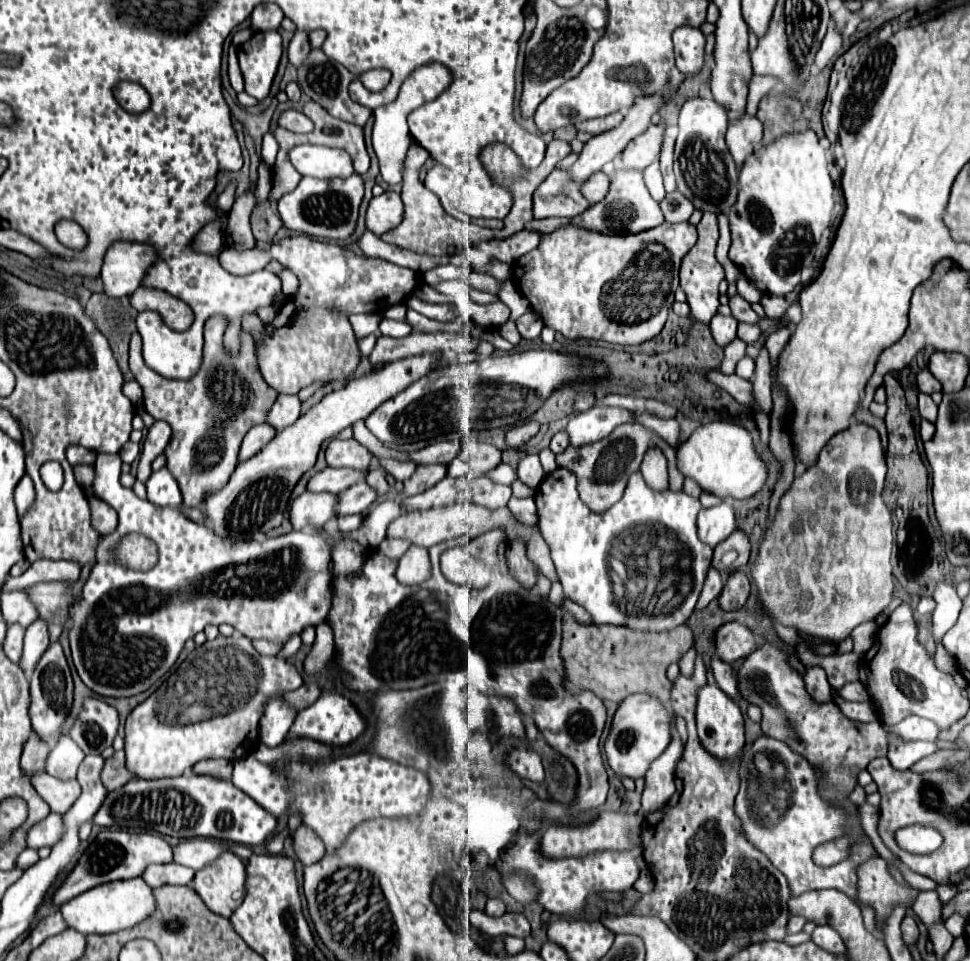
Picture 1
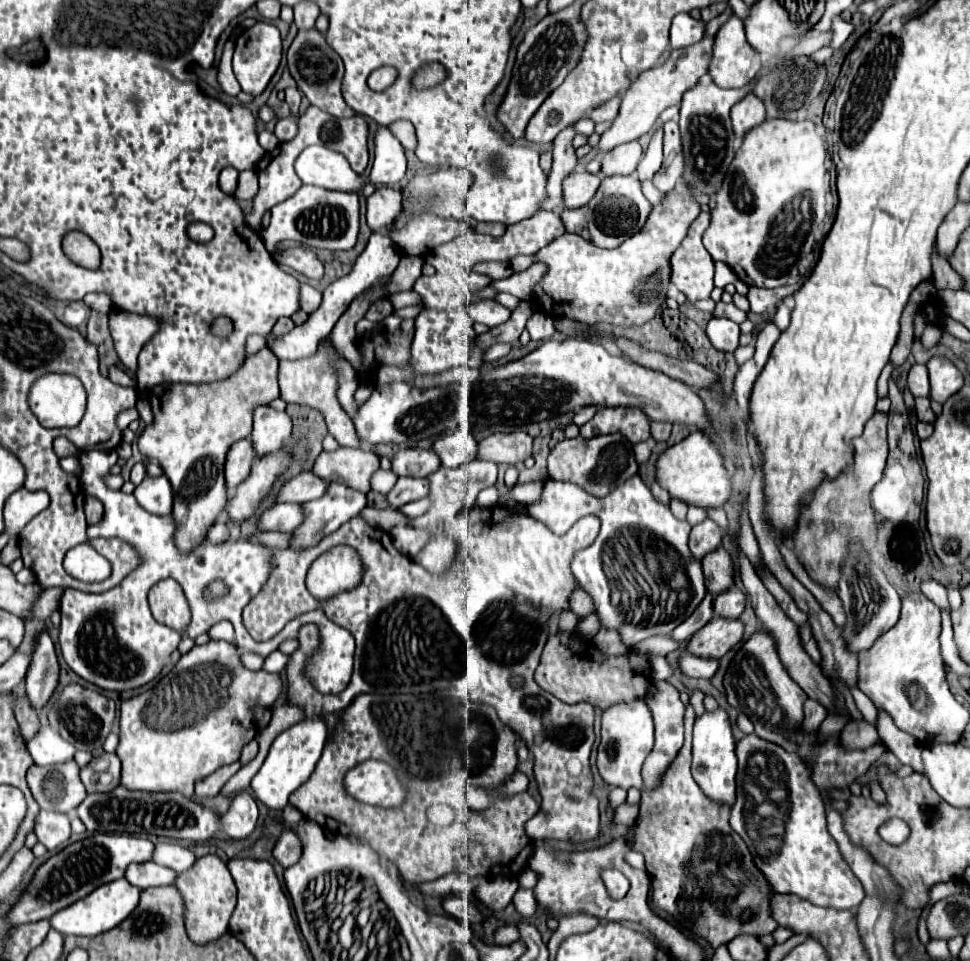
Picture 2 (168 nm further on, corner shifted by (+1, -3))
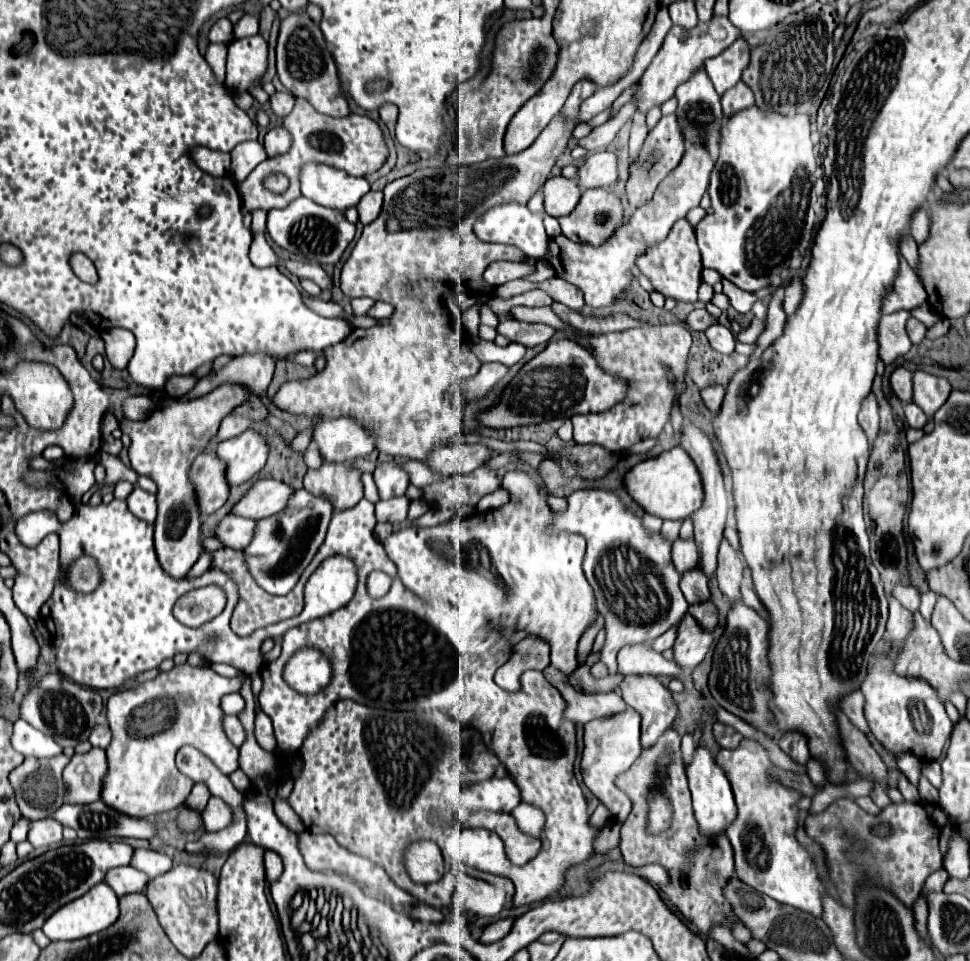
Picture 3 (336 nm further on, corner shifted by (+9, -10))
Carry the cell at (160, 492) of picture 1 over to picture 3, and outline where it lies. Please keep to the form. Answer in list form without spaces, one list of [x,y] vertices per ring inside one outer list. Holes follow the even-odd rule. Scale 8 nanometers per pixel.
[[[134,488],[132,494],[126,498],[128,502],[128,508],[130,512],[140,518],[140,520],[146,520],[148,524],[154,524],[156,520],[156,496],[142,490],[142,488]]]

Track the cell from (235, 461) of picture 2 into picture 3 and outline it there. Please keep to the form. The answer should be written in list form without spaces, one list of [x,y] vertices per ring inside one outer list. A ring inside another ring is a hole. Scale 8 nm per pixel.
[[[200,454],[190,466],[190,480],[194,480],[194,492],[198,492],[198,506],[202,518],[216,512],[228,498],[228,482],[224,462],[216,454]]]

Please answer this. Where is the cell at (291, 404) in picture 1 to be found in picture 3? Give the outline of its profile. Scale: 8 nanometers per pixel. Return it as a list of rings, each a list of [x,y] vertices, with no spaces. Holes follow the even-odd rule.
[[[246,430],[236,438],[220,442],[216,456],[226,464],[228,486],[240,486],[264,468],[268,458],[268,444],[258,432]]]

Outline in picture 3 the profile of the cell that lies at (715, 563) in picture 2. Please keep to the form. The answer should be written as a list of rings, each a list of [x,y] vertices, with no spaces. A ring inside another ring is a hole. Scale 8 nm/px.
[[[694,568],[682,576],[680,582],[682,594],[688,604],[700,604],[710,598],[710,588],[708,588],[708,578],[702,574],[700,568]]]

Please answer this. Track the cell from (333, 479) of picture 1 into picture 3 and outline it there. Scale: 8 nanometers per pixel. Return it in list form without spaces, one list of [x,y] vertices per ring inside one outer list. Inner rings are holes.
[[[258,480],[254,486],[250,486],[242,494],[242,498],[234,504],[230,514],[252,518],[252,520],[260,520],[260,518],[278,514],[286,506],[292,492],[294,490],[284,482]]]

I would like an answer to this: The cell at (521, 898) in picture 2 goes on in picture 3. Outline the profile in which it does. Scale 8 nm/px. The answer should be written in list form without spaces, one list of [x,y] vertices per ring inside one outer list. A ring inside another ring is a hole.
[[[504,918],[504,920],[496,920],[496,922],[488,924],[488,926],[484,928],[484,932],[482,932],[480,942],[484,942],[484,944],[498,942],[500,938],[504,938],[504,936],[510,932],[512,924],[514,924],[514,920],[512,920],[512,918]]]

